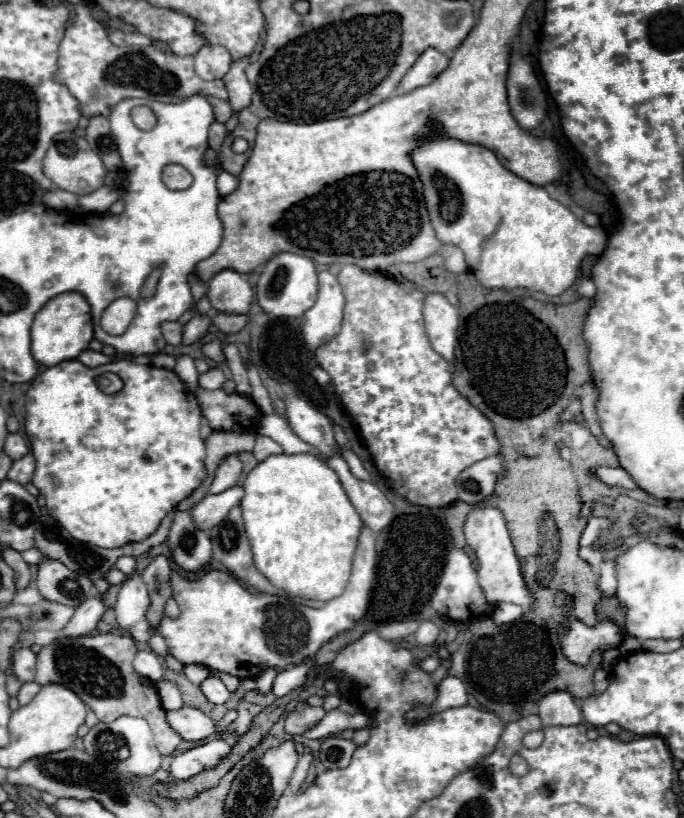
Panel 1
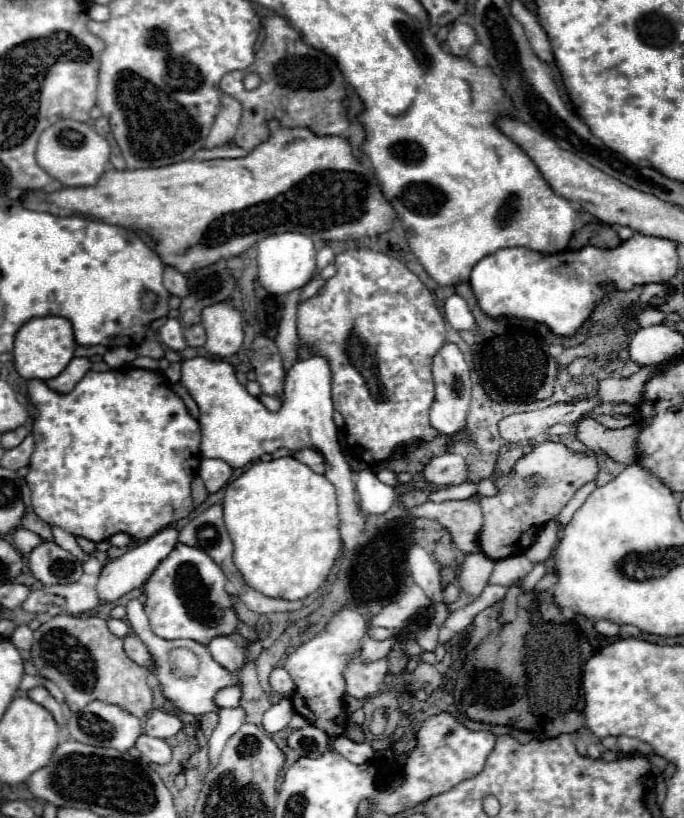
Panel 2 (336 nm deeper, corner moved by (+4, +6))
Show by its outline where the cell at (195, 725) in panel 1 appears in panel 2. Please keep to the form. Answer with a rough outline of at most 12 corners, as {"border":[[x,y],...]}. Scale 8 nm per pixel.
{"border":[[152,711],[144,723],[150,737],[174,737],[184,723],[170,713]]}

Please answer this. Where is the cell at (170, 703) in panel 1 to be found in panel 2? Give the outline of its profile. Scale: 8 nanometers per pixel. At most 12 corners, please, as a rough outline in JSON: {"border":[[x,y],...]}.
{"border":[[134,635],[124,637],[126,655],[142,667],[152,667],[146,645]]}

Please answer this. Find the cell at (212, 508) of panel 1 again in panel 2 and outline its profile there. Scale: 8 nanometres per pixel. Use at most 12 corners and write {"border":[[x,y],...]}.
{"border":[[172,527],[106,563],[96,591],[102,603],[144,585],[174,549]]}

